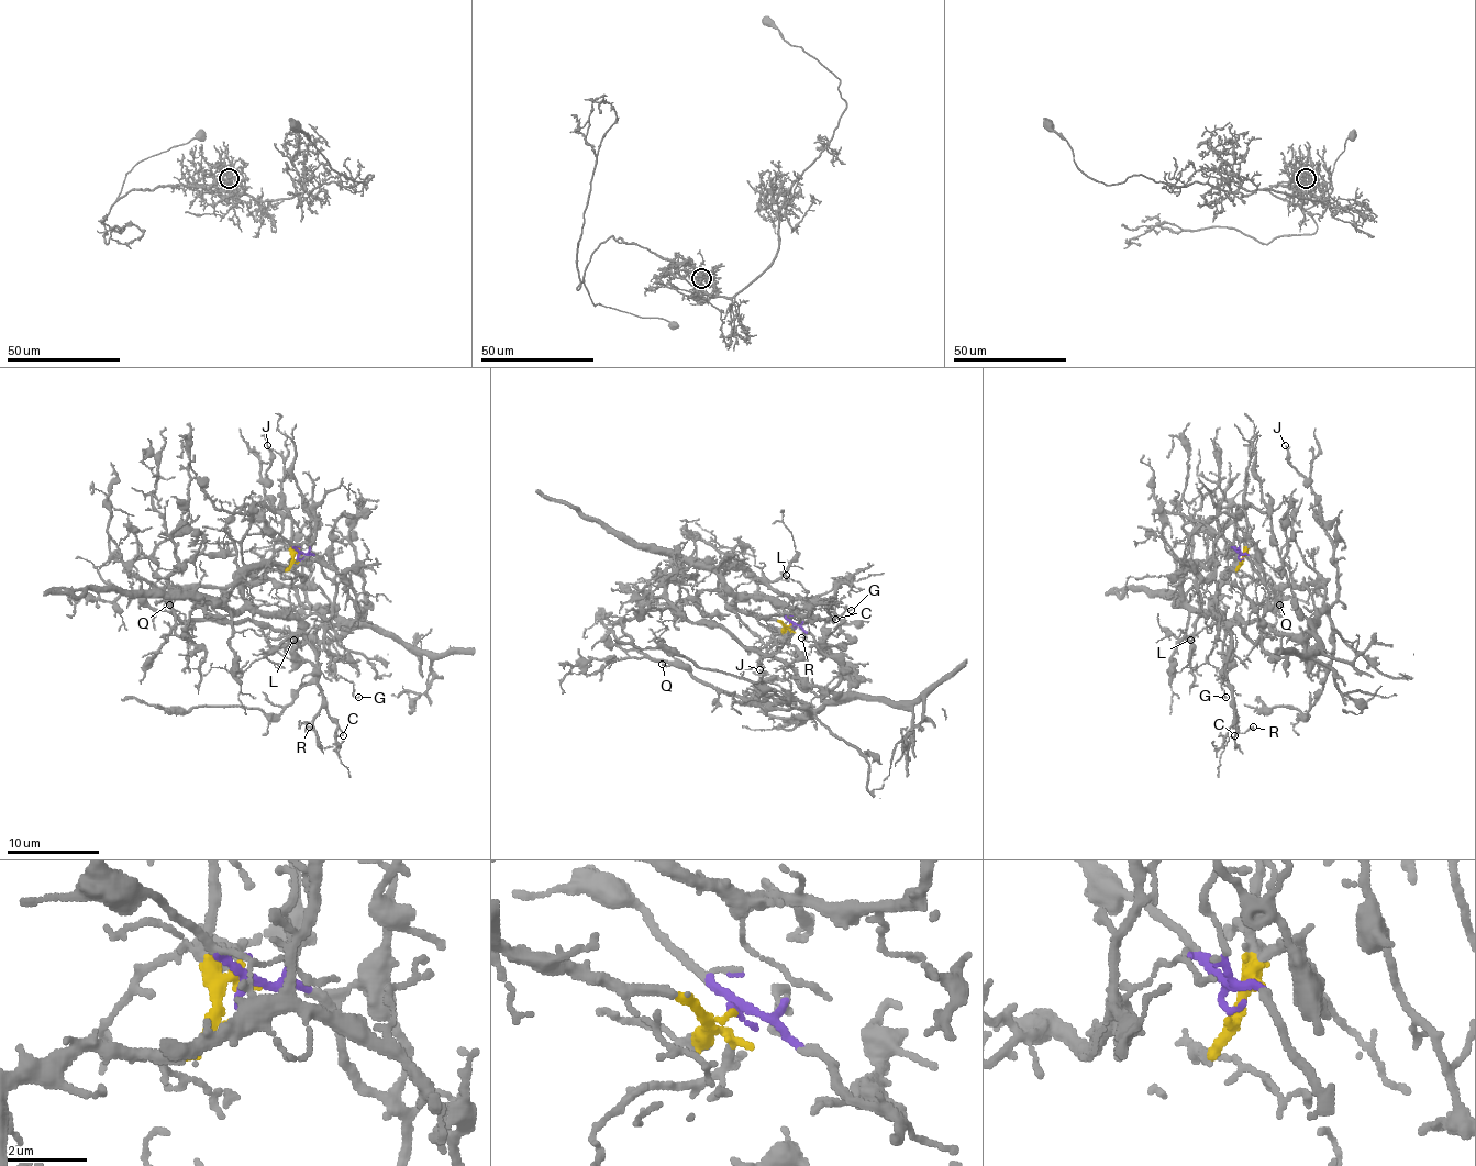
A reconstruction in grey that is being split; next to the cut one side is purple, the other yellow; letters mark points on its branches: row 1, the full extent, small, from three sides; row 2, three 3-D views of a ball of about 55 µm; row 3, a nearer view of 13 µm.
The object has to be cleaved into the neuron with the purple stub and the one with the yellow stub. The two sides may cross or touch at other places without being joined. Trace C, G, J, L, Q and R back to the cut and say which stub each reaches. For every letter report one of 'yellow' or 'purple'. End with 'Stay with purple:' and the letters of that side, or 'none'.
C: yellow
G: yellow
J: purple
L: yellow
Q: purple
R: yellow
Stay with purple: J, Q

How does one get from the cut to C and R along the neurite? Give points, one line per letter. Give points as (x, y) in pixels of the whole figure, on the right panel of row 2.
C: (1241, 561), (1222, 579), (1216, 596), (1216, 611), (1227, 623), (1231, 642), (1227, 685), (1233, 735)
R: (1241, 561), (1222, 579), (1213, 609), (1231, 636), (1227, 685), (1236, 729), (1245, 733), (1252, 726)

